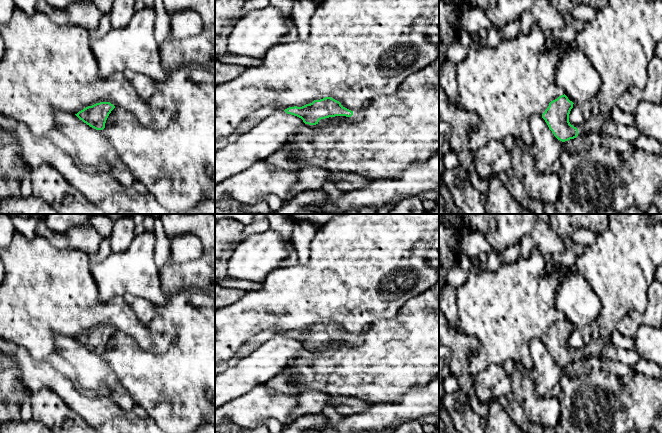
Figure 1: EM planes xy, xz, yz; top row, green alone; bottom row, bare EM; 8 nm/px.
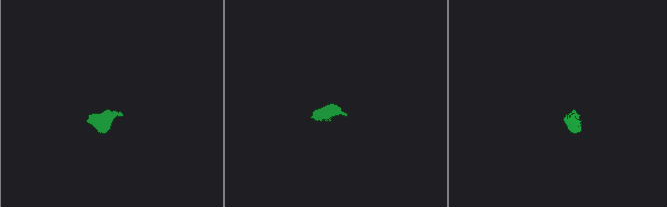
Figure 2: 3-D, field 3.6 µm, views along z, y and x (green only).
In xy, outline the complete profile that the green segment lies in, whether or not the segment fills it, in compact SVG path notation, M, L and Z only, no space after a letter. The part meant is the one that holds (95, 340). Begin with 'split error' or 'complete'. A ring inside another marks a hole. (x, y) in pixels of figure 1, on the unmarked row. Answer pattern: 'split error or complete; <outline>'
complete; M100 326L84 332L75 339L90 351L103 354L106 344L114 332L115 330L110 326Z

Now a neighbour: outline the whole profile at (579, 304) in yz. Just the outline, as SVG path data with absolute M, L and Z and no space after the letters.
M550 262L541 275L560 270L564 278L560 283L555 306L575 328L591 325L601 312L602 302L586 279L574 267L568 268Z

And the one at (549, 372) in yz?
M533 338L530 341L530 354L533 368L537 372L534 380L536 394L539 397L547 396L549 391L559 384L563 366L554 360L541 338Z

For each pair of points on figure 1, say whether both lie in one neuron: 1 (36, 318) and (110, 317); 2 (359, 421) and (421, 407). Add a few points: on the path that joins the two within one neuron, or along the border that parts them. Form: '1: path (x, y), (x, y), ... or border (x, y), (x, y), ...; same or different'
1: path (54, 317), (92, 317); same
2: path (374, 419), (406, 409); same

